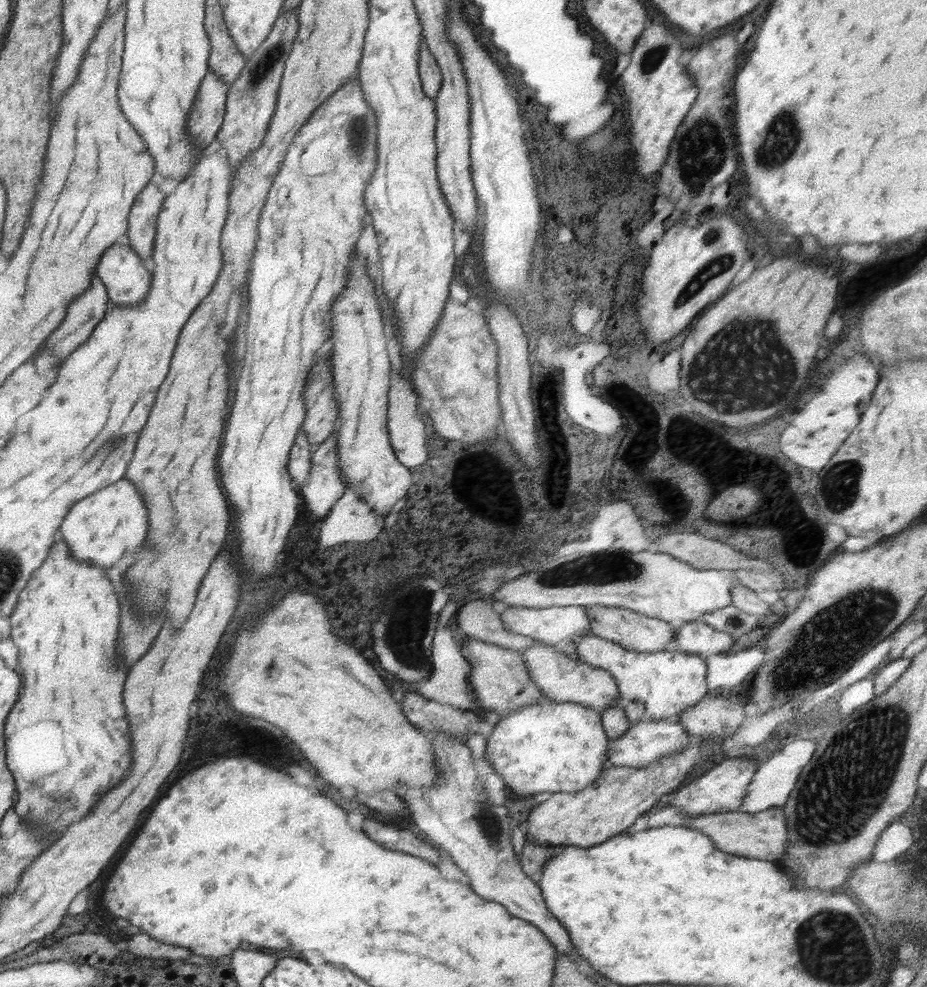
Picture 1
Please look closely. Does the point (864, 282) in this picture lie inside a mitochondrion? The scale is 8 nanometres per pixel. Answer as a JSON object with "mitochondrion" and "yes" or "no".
{"mitochondrion":"no"}

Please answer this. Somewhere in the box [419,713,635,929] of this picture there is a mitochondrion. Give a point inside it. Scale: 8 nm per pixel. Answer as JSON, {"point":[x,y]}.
{"point":[489,823]}

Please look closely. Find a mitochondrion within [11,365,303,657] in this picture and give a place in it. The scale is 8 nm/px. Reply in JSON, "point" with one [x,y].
{"point":[113,444]}

